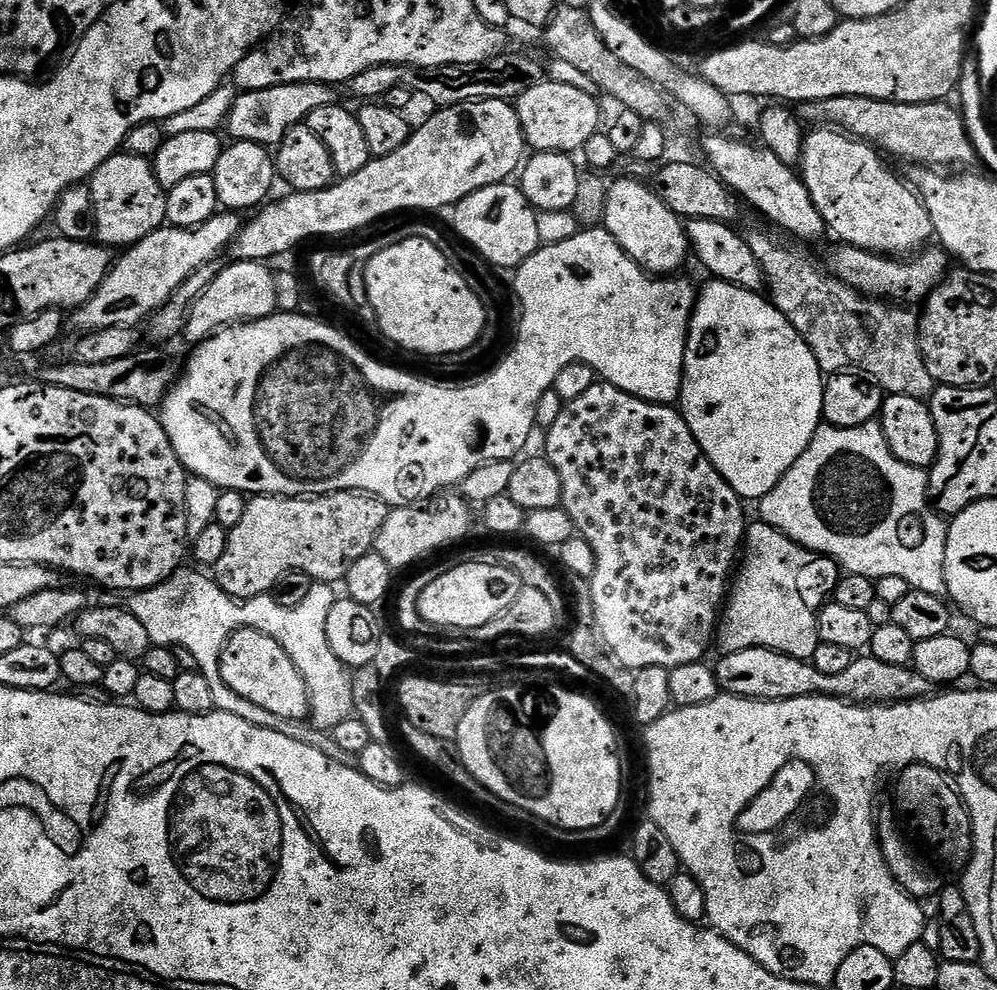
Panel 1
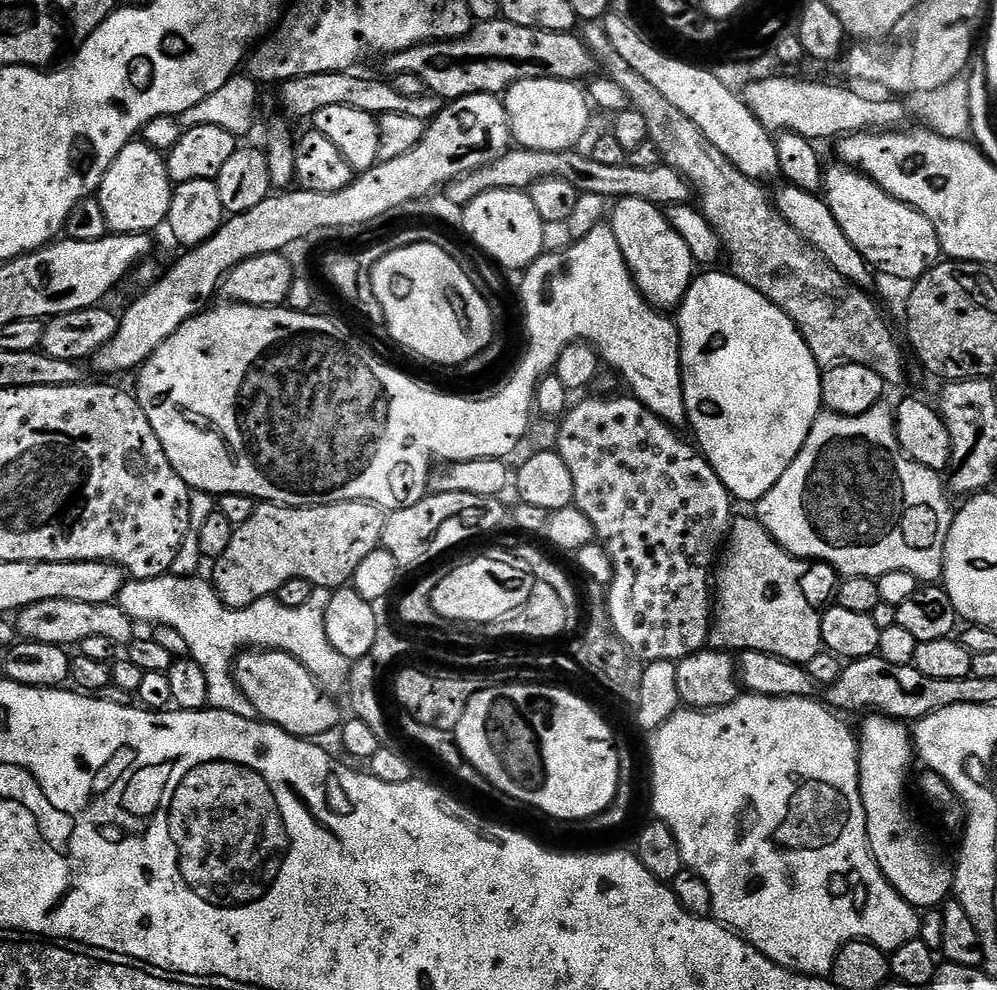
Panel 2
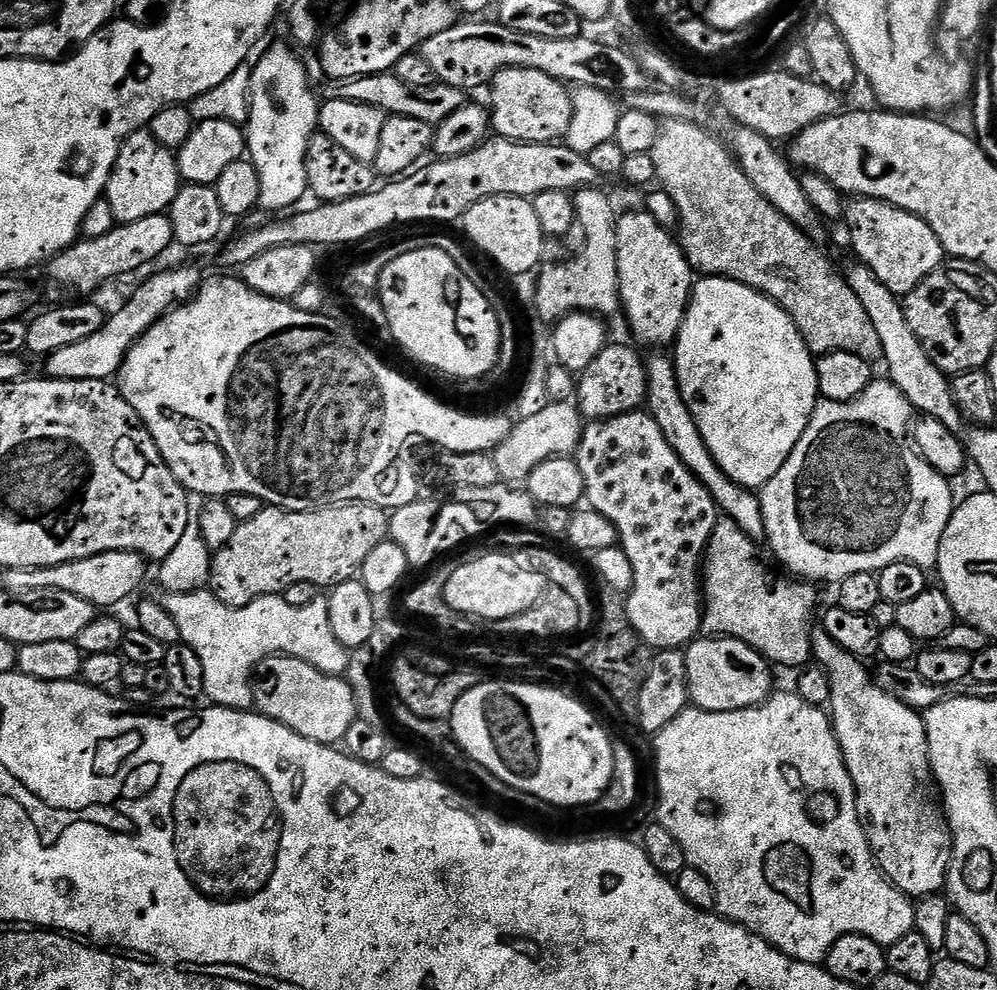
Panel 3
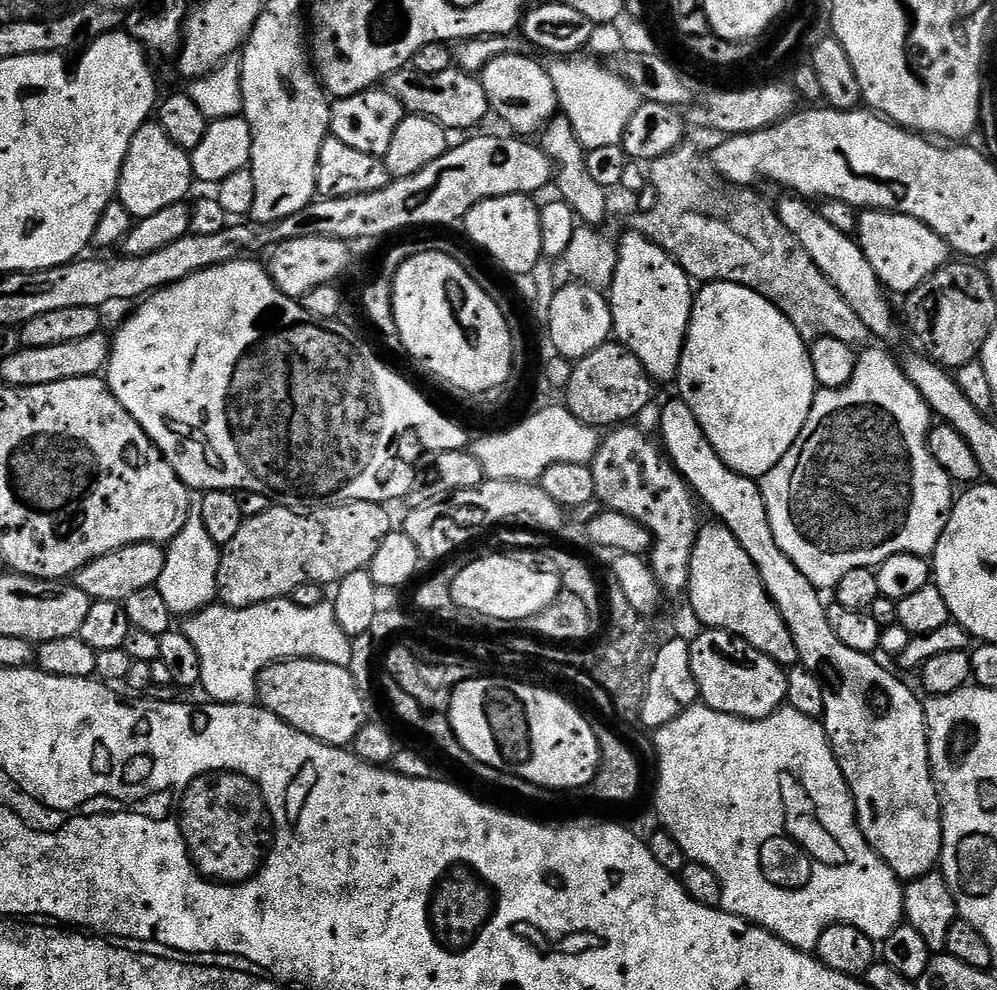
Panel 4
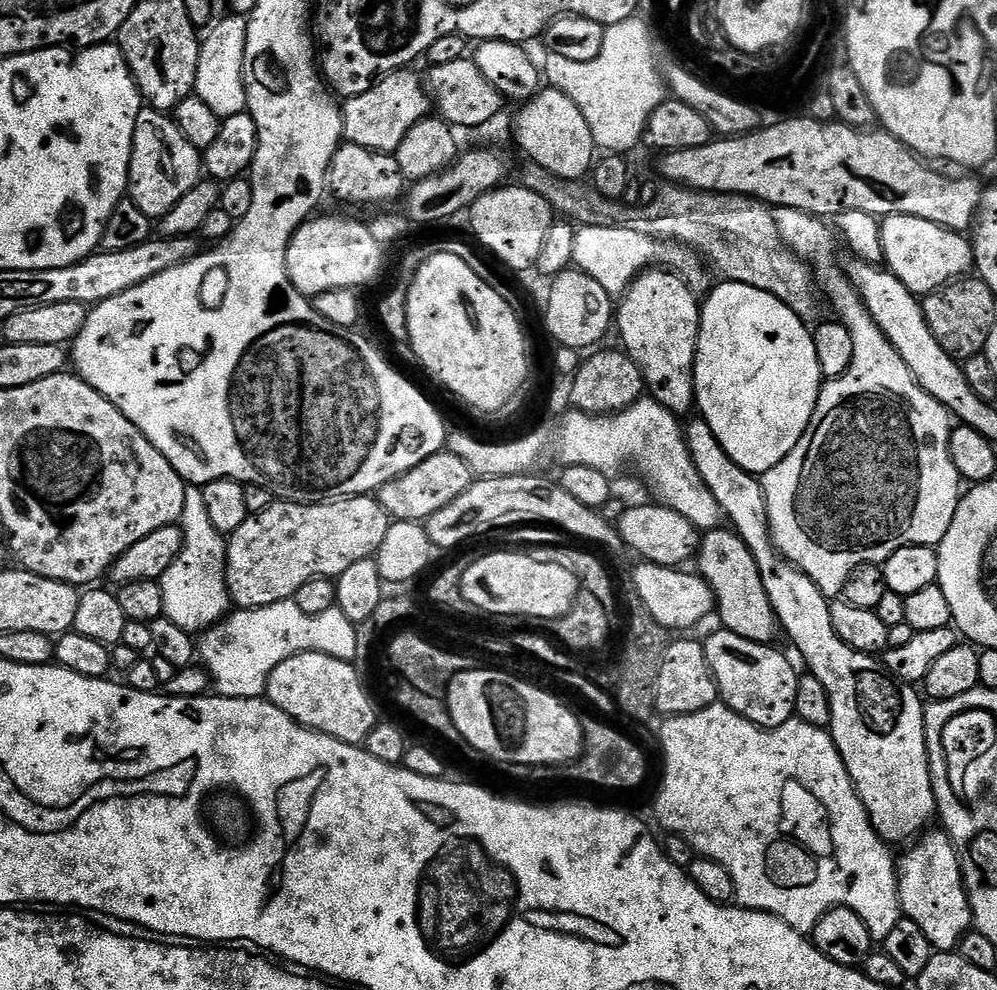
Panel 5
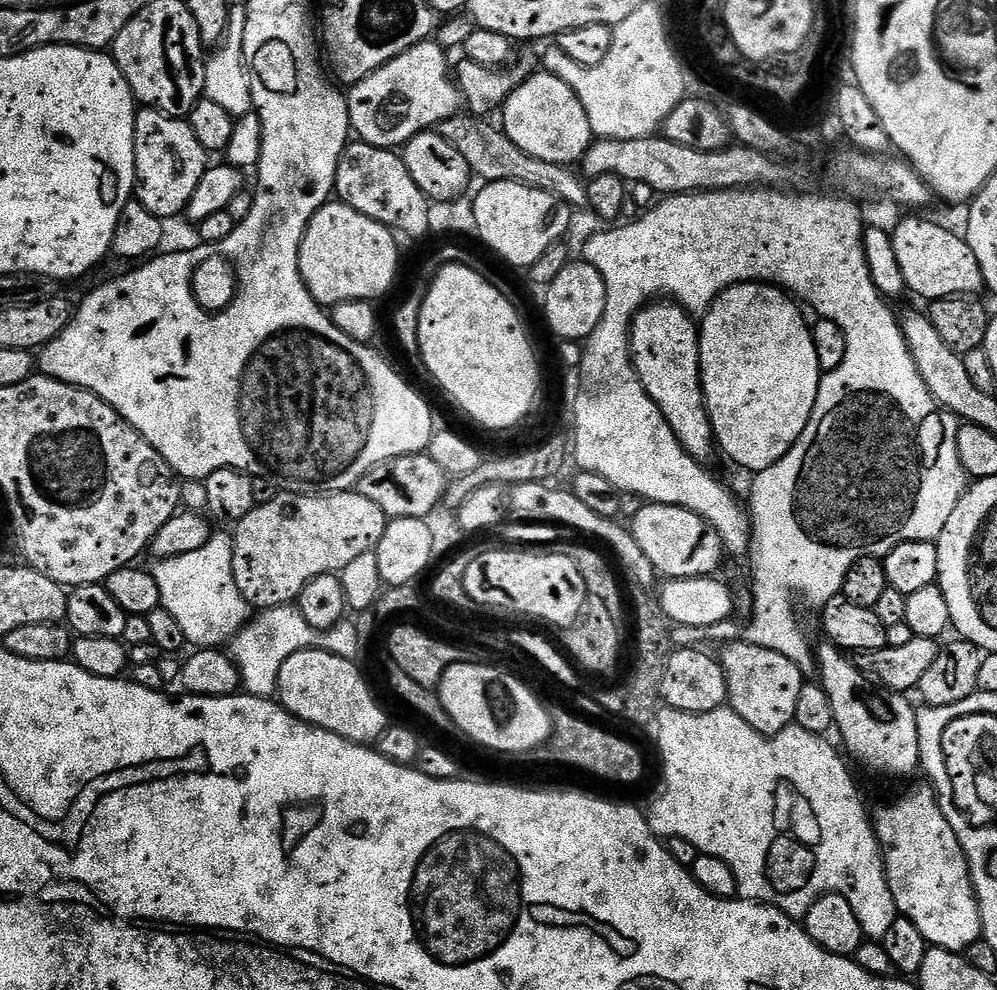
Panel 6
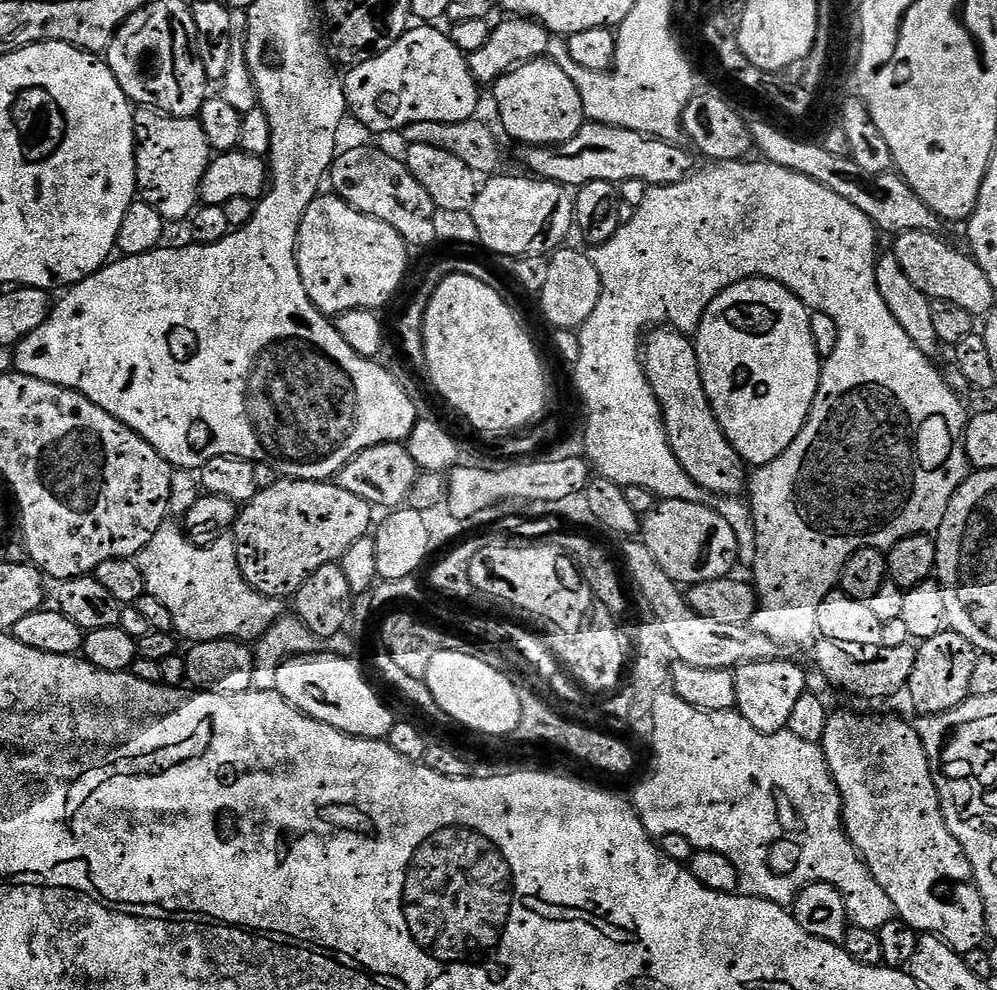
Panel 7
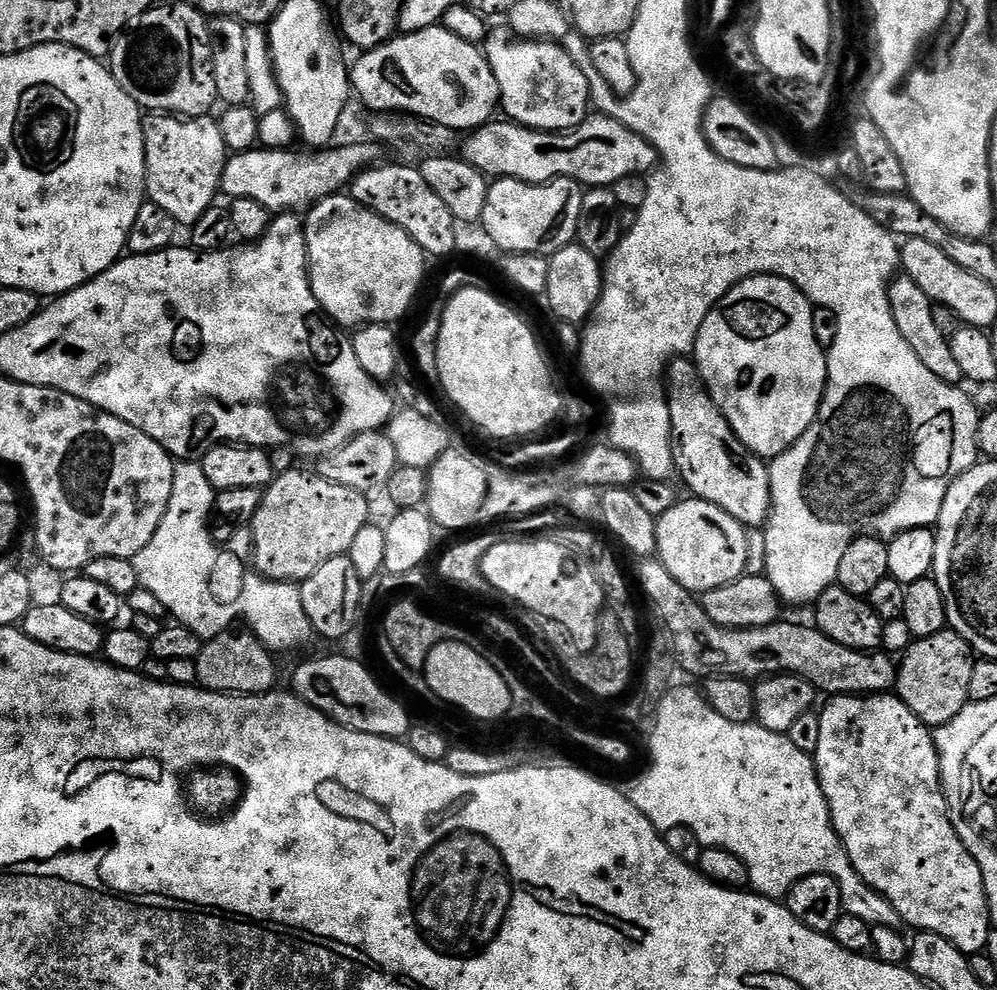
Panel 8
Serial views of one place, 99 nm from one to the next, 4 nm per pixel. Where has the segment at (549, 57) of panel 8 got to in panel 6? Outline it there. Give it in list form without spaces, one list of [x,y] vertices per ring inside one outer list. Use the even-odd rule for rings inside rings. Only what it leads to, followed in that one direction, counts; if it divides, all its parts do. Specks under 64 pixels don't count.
[[[543,70],[533,71],[529,80],[524,80],[513,90],[502,109],[502,131],[508,135],[510,142],[542,162],[554,162],[572,166],[583,161],[588,148],[594,142],[590,118],[582,110],[582,102],[562,78]]]

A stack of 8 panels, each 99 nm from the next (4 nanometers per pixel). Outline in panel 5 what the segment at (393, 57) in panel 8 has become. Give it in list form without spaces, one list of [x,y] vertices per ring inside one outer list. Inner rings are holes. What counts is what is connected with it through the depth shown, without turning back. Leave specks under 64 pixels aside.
[[[412,70],[390,72],[377,79],[370,90],[360,96],[349,96],[343,101],[344,140],[350,144],[373,148],[376,152],[395,153],[415,124],[430,112],[430,101],[425,88]]]

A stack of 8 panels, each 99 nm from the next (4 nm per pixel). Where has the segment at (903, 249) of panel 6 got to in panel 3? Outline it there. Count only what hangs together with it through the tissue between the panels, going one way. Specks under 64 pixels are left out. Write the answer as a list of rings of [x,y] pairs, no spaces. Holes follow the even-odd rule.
[[[852,198],[846,204],[846,225],[852,239],[855,259],[866,265],[895,296],[905,297],[918,282],[922,282],[946,259],[938,234],[922,218],[912,212],[895,208],[884,200]]]

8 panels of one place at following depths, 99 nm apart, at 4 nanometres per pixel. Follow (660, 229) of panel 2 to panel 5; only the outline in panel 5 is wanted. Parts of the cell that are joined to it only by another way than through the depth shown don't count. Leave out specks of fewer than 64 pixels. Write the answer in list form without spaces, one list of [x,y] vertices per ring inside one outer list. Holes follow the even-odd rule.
[[[653,266],[640,273],[633,280],[628,291],[624,293],[614,312],[614,328],[620,331],[623,351],[626,352],[638,366],[644,376],[644,387],[647,395],[656,400],[666,410],[683,414],[693,411],[696,402],[694,390],[694,366],[696,365],[696,343],[700,337],[701,301],[696,301],[697,293],[689,288],[688,281],[683,276]]]

